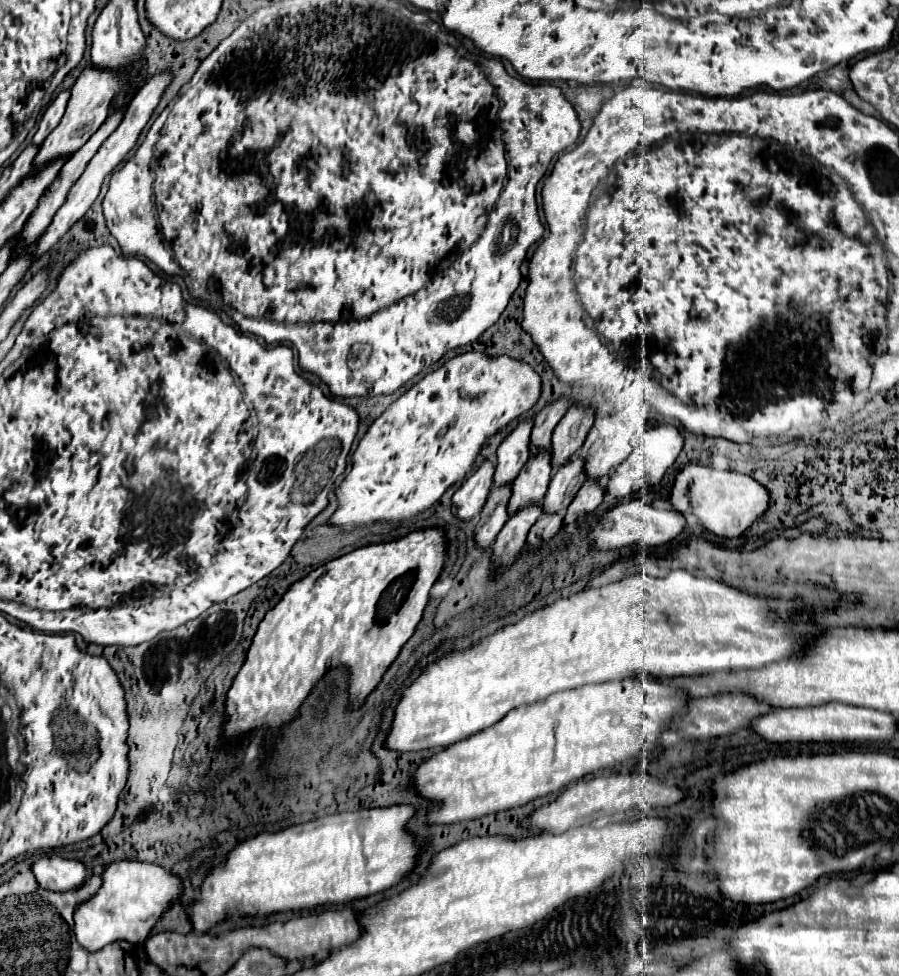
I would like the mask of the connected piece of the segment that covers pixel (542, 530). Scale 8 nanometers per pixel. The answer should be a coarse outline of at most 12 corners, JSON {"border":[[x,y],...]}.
{"border":[[546,513],[530,529],[528,543],[538,547],[562,527],[564,515]]}

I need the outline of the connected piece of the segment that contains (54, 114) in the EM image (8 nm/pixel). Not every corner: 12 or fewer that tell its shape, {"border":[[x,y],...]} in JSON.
{"border":[[60,93],[42,115],[32,145],[42,145],[60,123],[70,93]]}

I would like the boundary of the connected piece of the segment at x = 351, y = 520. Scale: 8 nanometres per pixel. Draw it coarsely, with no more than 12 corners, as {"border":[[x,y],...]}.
{"border":[[452,357],[370,425],[330,523],[400,523],[526,415],[540,375]]}

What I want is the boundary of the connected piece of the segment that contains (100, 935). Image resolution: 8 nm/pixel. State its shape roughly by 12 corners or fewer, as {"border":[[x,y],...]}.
{"border":[[114,861],[74,909],[76,939],[98,951],[140,945],[180,897],[158,865]]}

